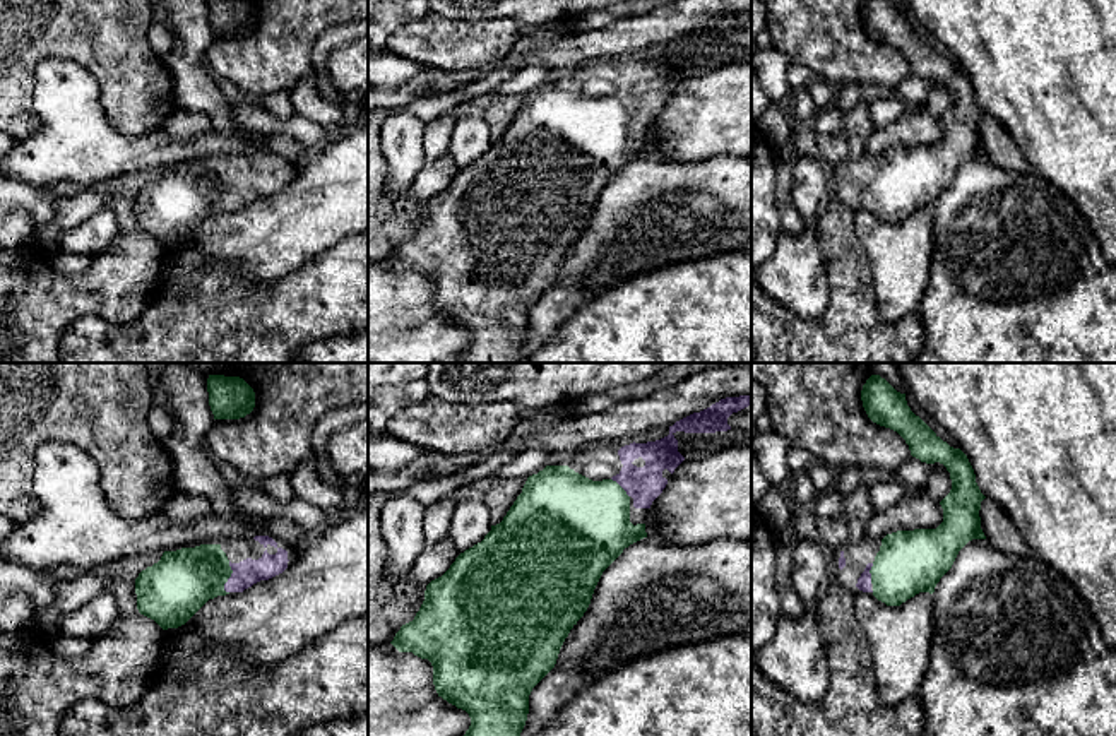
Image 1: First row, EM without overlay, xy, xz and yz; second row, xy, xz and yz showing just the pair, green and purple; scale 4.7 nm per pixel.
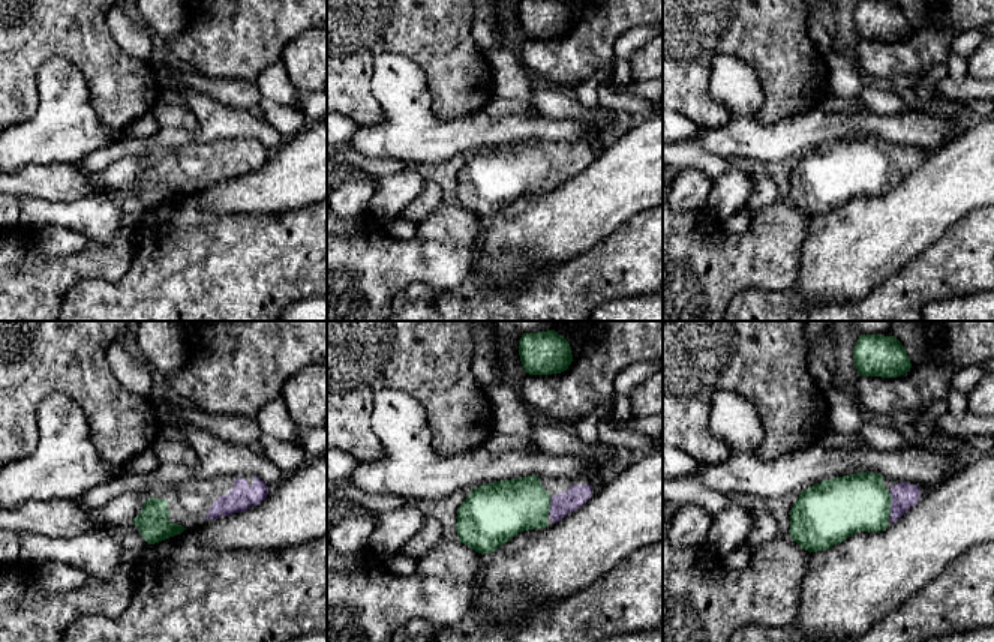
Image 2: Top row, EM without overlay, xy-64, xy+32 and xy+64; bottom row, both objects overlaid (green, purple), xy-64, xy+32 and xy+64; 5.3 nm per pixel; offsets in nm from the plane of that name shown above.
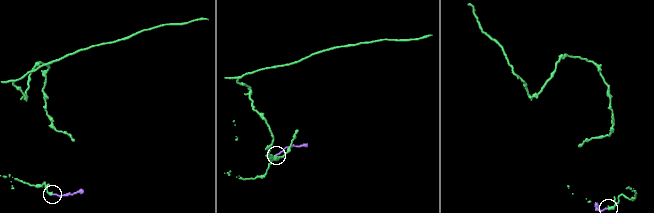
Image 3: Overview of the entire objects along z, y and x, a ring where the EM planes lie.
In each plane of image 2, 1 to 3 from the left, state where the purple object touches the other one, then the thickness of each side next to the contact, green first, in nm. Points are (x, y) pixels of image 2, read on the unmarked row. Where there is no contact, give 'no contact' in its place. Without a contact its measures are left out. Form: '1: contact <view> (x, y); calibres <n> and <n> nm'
1: no contact
2: contact xy+32 (549, 171); calibres 300 and 120 nm
3: contact xy+64 (889, 170); calibres 320 and 140 nm

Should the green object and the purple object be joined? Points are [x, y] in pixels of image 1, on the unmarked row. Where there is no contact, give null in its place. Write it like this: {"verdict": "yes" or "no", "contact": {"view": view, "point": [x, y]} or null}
{"verdict": "yes", "contact": {"view": "xy", "point": [230, 192]}}

